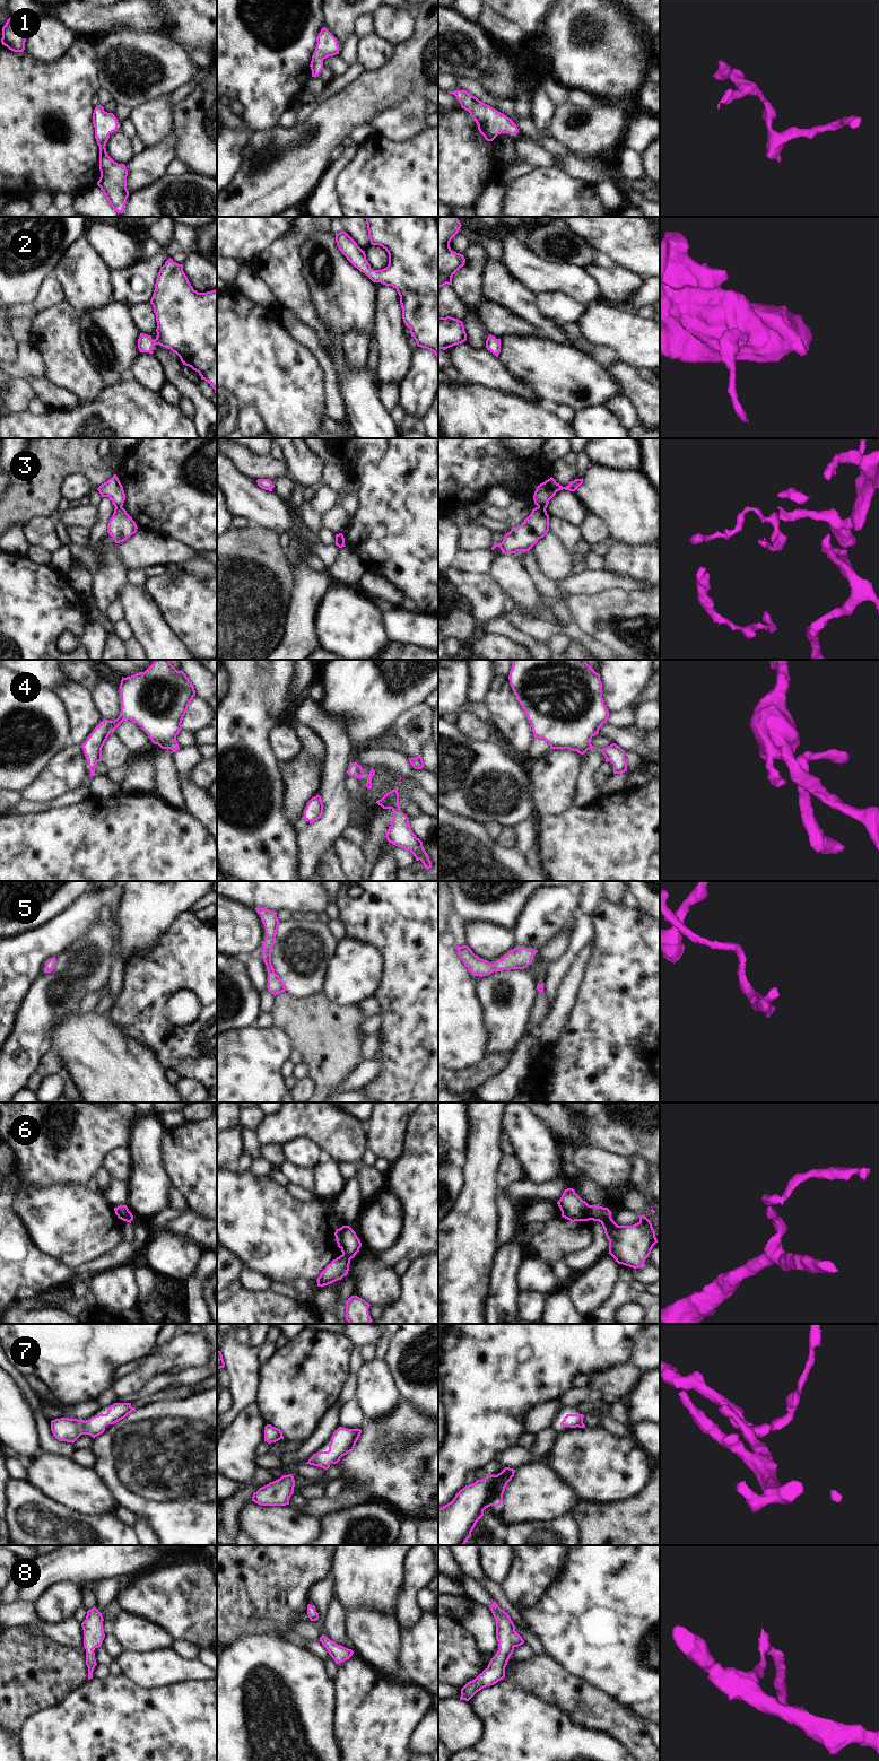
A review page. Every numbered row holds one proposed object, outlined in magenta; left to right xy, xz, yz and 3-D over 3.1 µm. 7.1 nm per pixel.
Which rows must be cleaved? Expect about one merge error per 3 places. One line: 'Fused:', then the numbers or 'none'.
Fused: 3, 6

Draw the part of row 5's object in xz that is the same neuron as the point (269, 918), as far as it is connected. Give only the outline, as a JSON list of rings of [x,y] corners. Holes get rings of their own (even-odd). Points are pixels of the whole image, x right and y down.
[[[255,908],[255,910],[261,917],[267,934],[263,941],[261,957],[263,958],[263,961],[268,969],[268,991],[271,994],[277,995],[286,991],[284,982],[281,980],[279,975],[275,973],[275,969],[271,964],[271,951],[273,944],[276,943],[276,934],[280,922],[277,917],[277,912],[269,910],[266,908]]]

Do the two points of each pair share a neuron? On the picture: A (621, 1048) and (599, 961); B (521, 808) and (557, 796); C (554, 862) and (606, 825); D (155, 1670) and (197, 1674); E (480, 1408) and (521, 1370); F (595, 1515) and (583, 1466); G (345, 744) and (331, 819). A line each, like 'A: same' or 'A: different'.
A: same
B: different
C: same
D: same
E: same
F: different
G: same

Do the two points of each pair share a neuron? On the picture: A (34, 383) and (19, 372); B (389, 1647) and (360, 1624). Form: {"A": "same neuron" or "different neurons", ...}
{"A": "different neurons", "B": "same neuron"}

